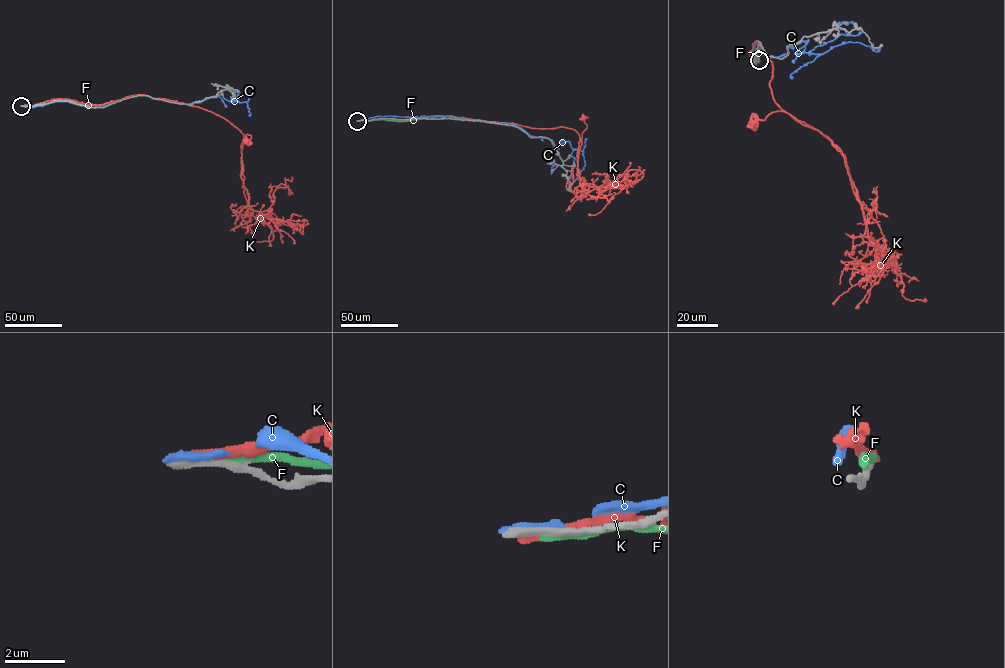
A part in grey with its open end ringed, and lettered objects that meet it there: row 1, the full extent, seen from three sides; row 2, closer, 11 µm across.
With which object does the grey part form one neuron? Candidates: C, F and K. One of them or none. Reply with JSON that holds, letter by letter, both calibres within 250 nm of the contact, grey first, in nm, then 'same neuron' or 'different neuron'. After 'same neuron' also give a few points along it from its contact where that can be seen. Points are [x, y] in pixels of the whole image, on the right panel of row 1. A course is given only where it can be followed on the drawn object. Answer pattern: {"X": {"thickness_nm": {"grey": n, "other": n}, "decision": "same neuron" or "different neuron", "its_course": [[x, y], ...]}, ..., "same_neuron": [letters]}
{"C": {"thickness_nm": {"grey": 360, "other": 360}, "decision": "different neuron"}, "F": {"thickness_nm": {"grey": 240, "other": 320}, "decision": "different neuron"}, "K": {"thickness_nm": {"grey": 360, "other": 380}, "decision": "different neuron"}, "same_neuron": []}

